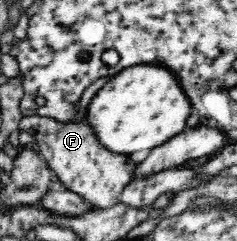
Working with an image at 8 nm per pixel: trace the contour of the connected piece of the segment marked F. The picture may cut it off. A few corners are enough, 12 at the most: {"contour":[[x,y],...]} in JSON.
{"contour":[[24,116],[58,186],[91,210],[119,203],[138,162],[80,121]]}

